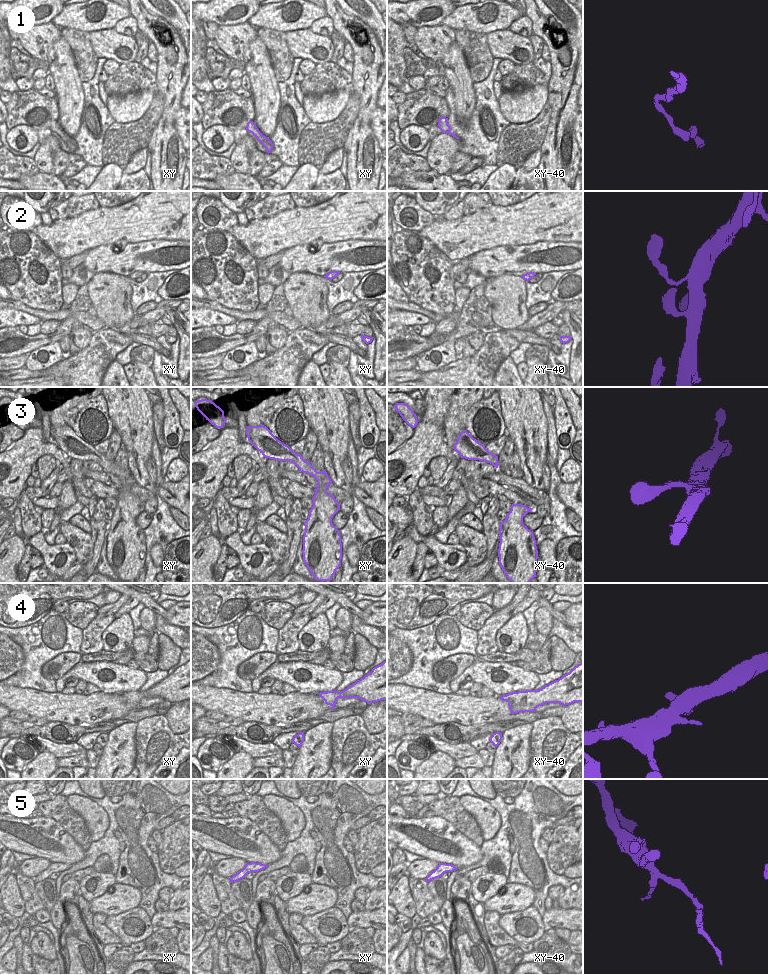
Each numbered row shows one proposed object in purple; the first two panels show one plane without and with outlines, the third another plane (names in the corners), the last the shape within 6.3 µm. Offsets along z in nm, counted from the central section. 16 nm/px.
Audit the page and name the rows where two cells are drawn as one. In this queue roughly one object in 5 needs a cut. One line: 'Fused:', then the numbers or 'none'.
Fused: none

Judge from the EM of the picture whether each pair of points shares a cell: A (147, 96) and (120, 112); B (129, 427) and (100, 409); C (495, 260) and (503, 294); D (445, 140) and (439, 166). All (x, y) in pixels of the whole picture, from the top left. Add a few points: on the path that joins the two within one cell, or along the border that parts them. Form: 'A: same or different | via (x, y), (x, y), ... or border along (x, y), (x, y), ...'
A: same | via (140, 101), (127, 108)
B: different | border along (104, 397), (107, 403), (107, 414), (114, 428)
C: different | border along (520, 276), (499, 275), (486, 279)
D: same | via (444, 146), (440, 153), (440, 160)

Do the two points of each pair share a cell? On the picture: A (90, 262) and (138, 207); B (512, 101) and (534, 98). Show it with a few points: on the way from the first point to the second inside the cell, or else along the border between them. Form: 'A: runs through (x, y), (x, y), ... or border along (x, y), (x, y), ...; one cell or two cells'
A: border along (128, 242), (117, 240), (89, 250); two cells
B: runs through (517, 101), (529, 101); one cell

